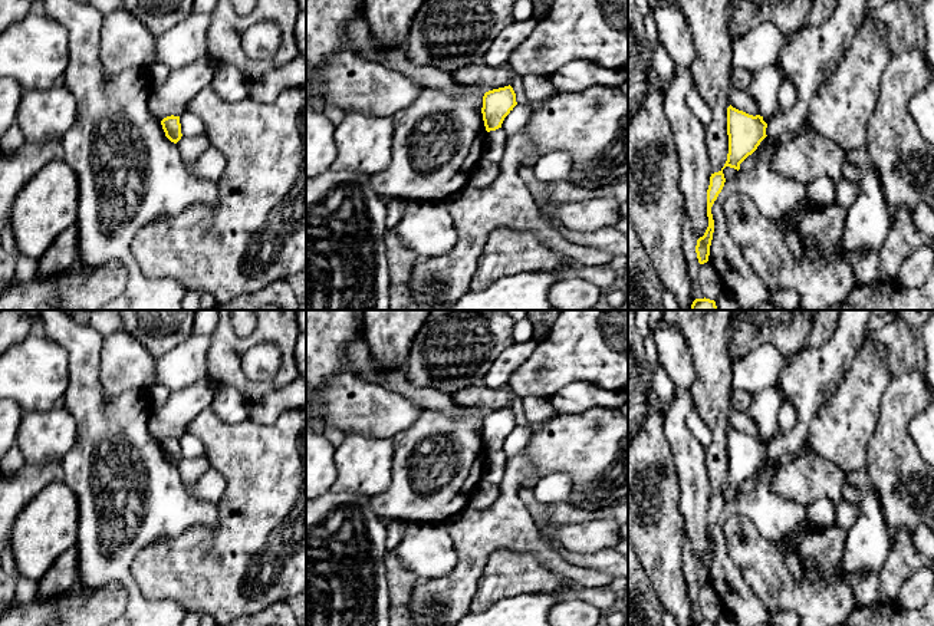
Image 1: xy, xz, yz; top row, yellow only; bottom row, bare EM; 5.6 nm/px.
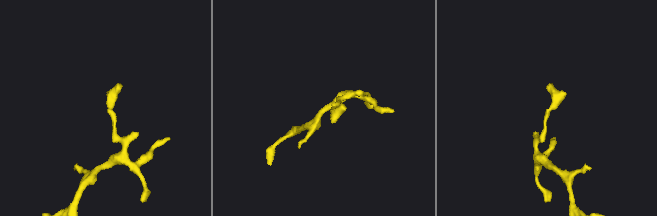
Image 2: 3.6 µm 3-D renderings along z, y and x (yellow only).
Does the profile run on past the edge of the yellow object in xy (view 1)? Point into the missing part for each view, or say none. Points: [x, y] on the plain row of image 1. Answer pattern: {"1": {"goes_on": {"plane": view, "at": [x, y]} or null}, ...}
{"1": {"goes_on": null}}

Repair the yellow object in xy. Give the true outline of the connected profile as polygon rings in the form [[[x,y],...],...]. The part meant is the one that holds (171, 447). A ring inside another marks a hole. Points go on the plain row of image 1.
[[[174,436],[167,438],[161,442],[161,447],[165,454],[165,458],[171,464],[177,465],[181,461],[182,455],[181,455],[180,438],[174,438]]]

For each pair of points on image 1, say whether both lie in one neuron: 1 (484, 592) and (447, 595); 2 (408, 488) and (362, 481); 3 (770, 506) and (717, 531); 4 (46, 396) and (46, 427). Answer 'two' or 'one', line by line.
1: two
2: two
3: one
4: two

